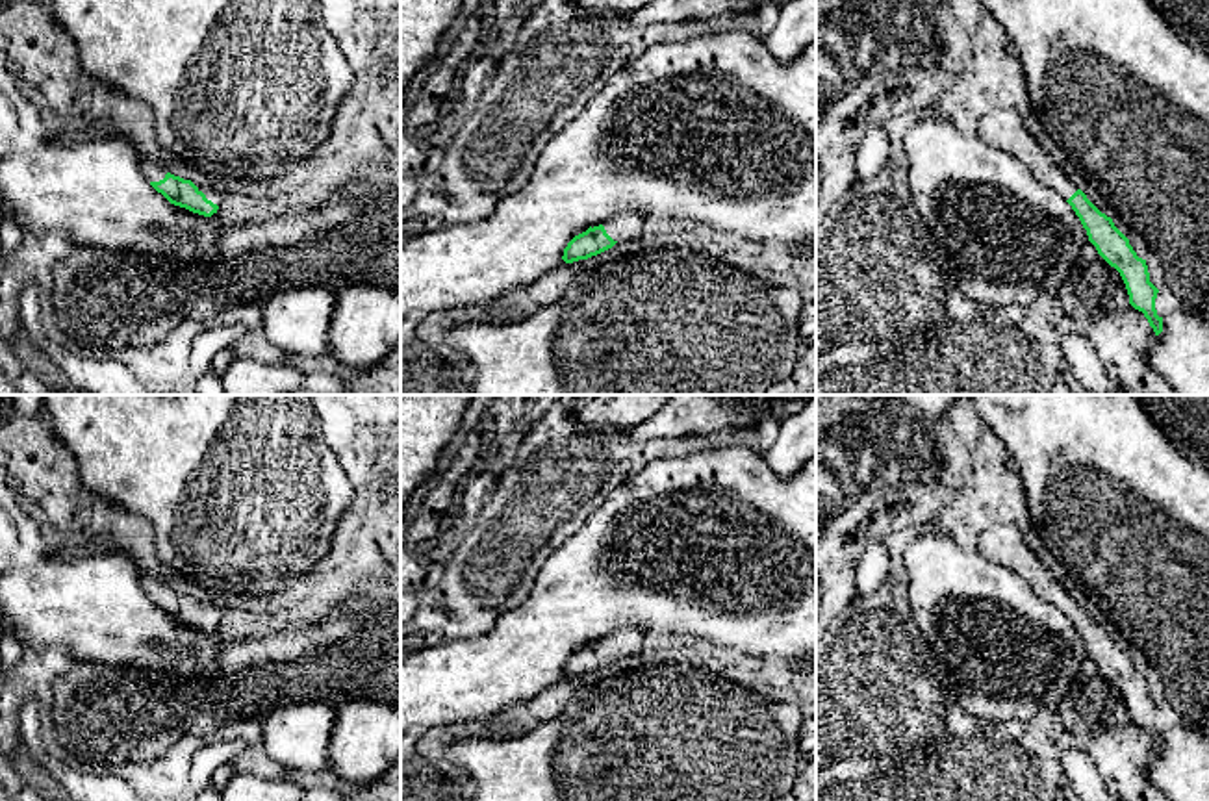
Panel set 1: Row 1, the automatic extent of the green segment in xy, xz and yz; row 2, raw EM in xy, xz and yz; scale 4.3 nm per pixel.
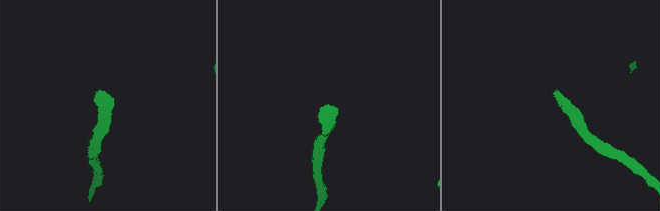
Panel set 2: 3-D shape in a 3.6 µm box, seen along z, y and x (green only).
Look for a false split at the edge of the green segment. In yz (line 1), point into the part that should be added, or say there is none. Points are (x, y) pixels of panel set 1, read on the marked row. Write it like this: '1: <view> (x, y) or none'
1: yz (1004, 128)

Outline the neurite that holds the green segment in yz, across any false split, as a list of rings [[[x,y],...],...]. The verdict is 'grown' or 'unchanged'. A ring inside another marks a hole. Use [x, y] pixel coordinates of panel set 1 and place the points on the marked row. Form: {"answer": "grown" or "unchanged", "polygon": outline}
{"answer": "grown", "polygon": [[[1011,108],[994,109],[979,119],[975,132],[986,145],[1020,159],[1035,178],[1072,206],[1098,254],[1120,273],[1129,304],[1144,313],[1155,336],[1159,336],[1163,332],[1163,317],[1155,310],[1159,289],[1150,282],[1146,260],[1137,256],[1113,219],[1101,213],[1040,146],[1020,113]]]}

